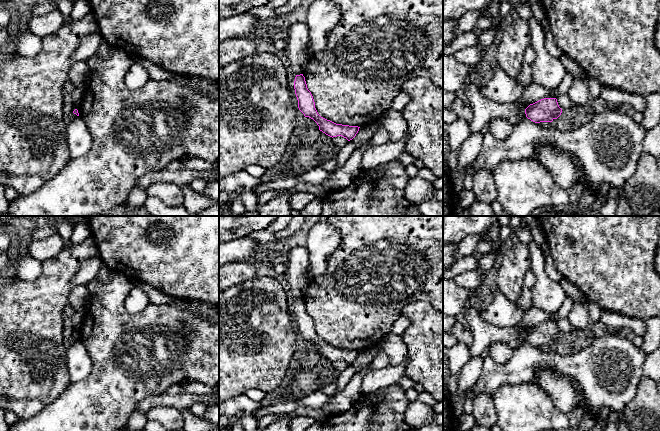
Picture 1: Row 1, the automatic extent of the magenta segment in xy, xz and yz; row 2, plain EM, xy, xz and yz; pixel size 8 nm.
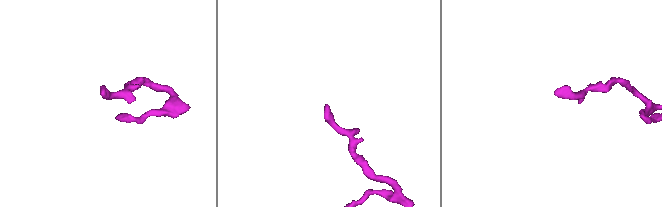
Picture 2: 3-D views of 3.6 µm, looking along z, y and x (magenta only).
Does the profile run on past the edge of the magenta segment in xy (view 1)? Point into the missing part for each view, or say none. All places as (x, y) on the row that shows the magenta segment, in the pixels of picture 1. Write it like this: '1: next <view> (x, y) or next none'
1: next none

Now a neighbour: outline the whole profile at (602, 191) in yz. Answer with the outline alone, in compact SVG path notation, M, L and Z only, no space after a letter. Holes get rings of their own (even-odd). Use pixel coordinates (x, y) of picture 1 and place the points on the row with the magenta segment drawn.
M602 183L597 189L595 189L597 198L606 197L611 189L611 185Z

